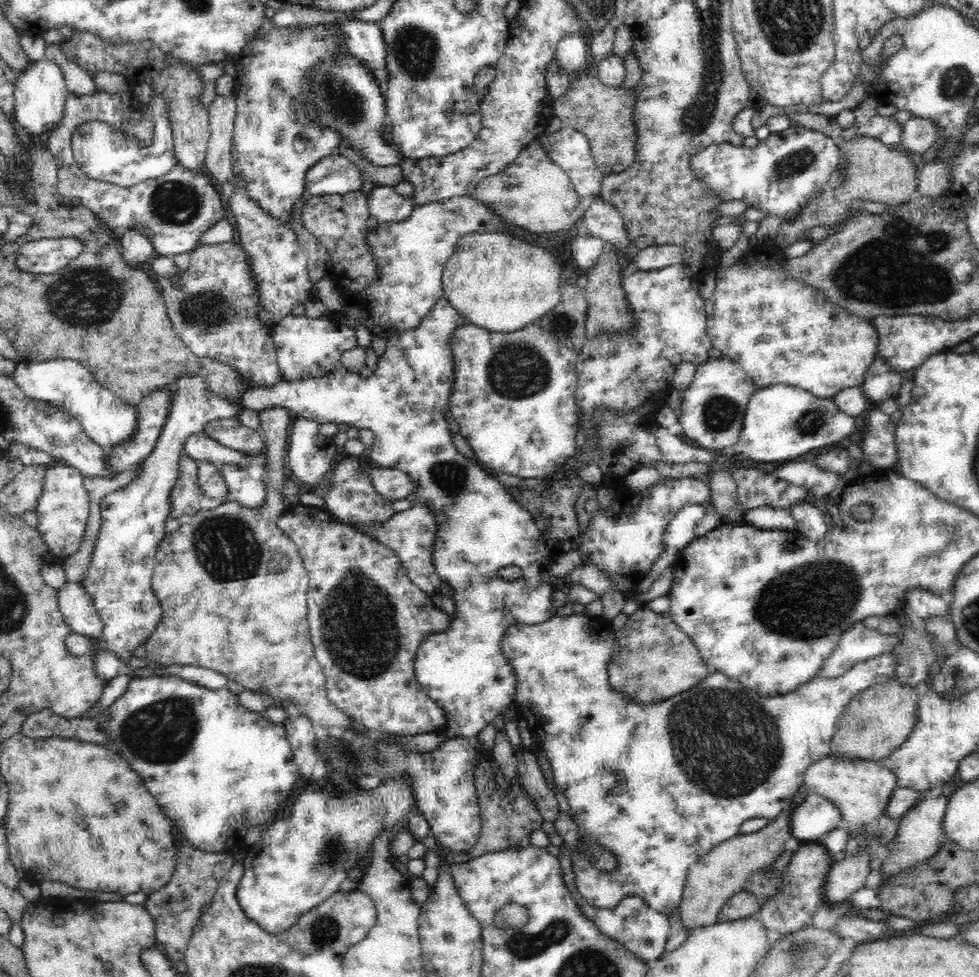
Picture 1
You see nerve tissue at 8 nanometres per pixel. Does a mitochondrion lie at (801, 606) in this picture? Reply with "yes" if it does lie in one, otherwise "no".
yes

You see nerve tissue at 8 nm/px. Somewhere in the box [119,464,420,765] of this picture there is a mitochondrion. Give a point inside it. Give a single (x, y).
(358, 629)

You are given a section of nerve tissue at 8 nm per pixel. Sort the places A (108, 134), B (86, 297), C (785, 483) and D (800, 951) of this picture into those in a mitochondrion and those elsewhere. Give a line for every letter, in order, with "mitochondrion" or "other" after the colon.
A: mitochondrion
B: mitochondrion
C: other
D: mitochondrion

